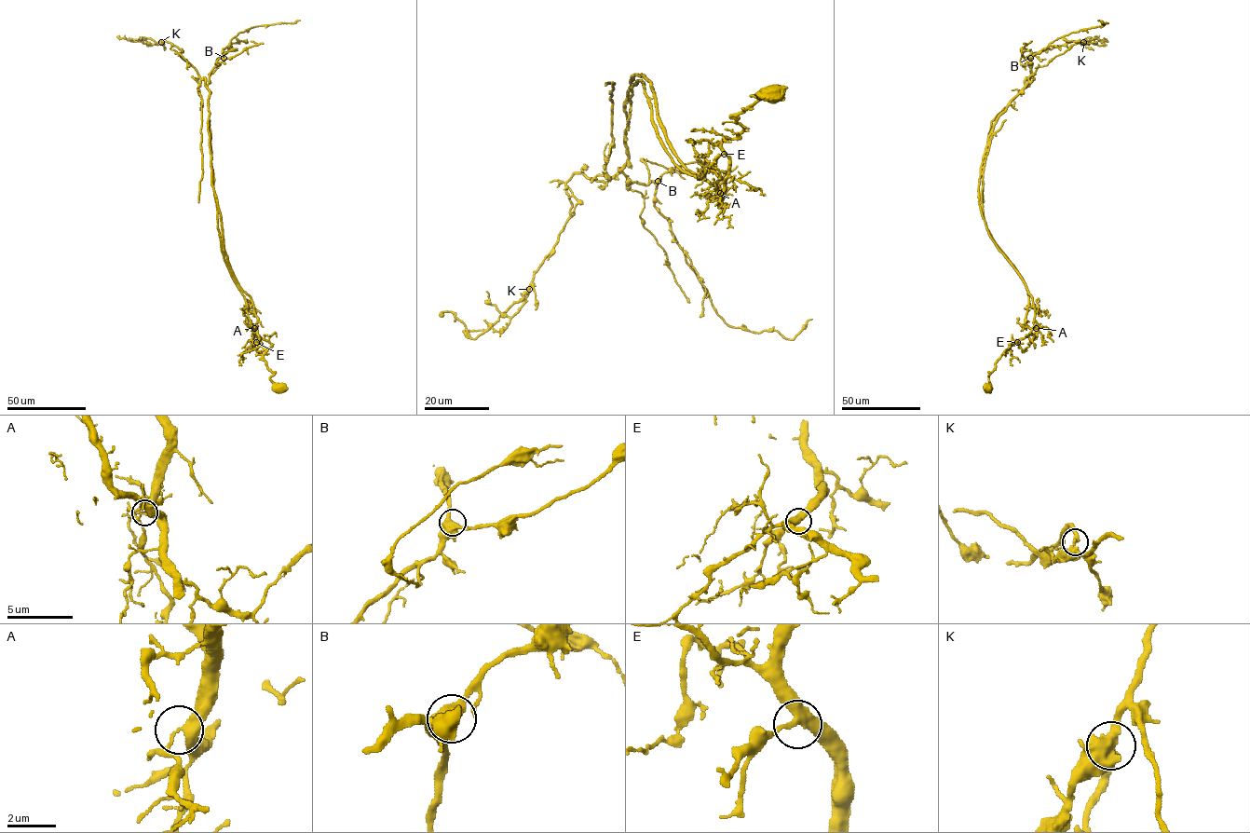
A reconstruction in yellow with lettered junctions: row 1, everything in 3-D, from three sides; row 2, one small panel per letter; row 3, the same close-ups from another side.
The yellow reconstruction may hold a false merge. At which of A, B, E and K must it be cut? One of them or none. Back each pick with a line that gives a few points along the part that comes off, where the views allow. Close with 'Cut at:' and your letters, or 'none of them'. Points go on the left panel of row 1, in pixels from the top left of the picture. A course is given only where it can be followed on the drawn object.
K: course (161, 42), (147, 45), (129, 37)
Cut at: K

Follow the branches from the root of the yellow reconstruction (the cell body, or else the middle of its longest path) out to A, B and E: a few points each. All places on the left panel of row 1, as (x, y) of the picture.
A: (279, 388), (280, 385), (270, 378), (274, 374), (263, 360), (265, 350), (255, 343), (259, 334), (254, 328)
B: (279, 388), (263, 360), (265, 350), (255, 343), (259, 334), (224, 248), (212, 184), (207, 85), (224, 58)
E: (279, 388), (280, 385), (270, 379), (274, 374), (263, 360), (265, 350), (256, 342)

